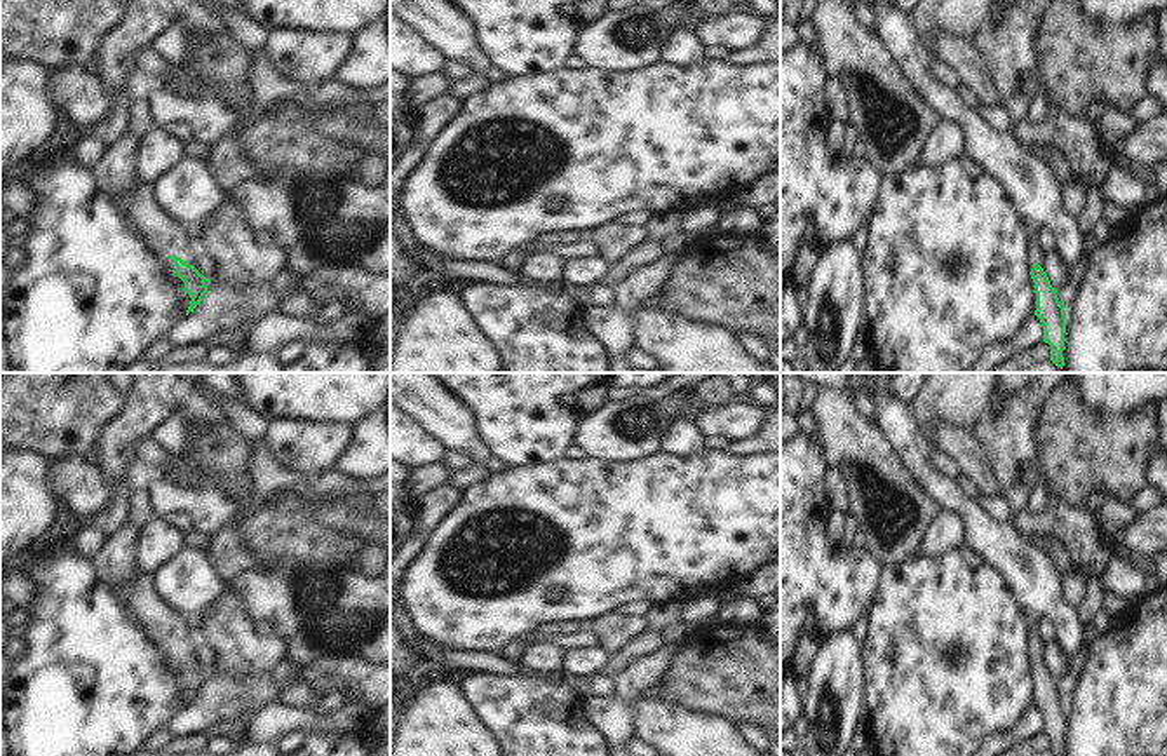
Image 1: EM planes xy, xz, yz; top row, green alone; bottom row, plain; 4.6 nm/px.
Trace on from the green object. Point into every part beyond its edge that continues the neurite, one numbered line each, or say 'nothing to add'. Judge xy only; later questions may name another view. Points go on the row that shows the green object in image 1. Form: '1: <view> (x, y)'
1: xy (164, 230)

